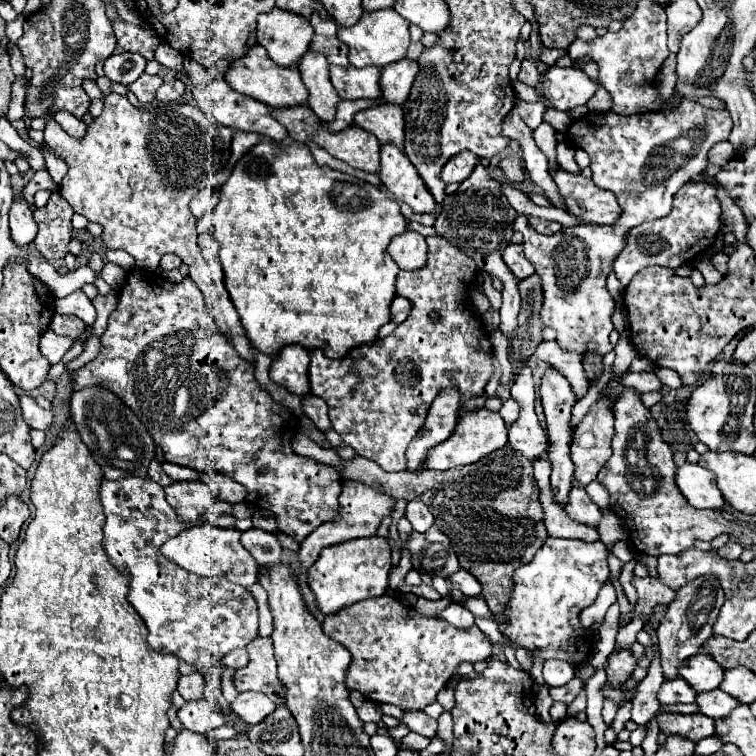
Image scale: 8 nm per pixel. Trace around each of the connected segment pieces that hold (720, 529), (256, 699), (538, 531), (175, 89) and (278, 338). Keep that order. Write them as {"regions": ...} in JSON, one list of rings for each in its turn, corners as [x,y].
{"regions":[[[[623,376],[611,378],[609,388],[615,392],[615,436],[613,456],[599,472],[597,480],[611,494],[611,510],[631,532],[631,546],[649,556],[679,554],[693,546],[695,540],[713,540],[727,532],[735,534],[735,522],[721,516],[719,510],[697,510],[689,506],[685,496],[675,484],[675,462],[673,452],[659,434],[655,418],[649,408],[643,406],[641,394],[633,388],[623,386]]],[[[241,692],[231,702],[231,710],[235,710],[239,714],[239,718],[249,722],[251,726],[259,724],[275,708],[277,706],[275,706],[275,702],[271,702],[271,698],[267,698],[265,694],[255,694],[255,692]]],[[[503,446],[475,464],[447,472],[383,472],[375,462],[355,456],[351,462],[343,462],[341,476],[363,482],[395,500],[423,500],[435,516],[435,526],[451,540],[461,568],[469,570],[481,582],[481,596],[493,614],[507,608],[511,586],[515,586],[511,574],[519,566],[531,562],[535,550],[549,538],[547,528],[543,526],[543,506],[531,478],[531,460],[517,450],[511,450],[511,446]]],[[[169,80],[169,82],[163,82],[163,86],[157,90],[157,100],[175,102],[183,96],[183,92],[185,92],[185,84],[181,80]]],[[[261,140],[257,146],[253,146],[247,154],[243,154],[237,164],[233,166],[229,180],[221,186],[219,192],[219,202],[213,210],[213,228],[215,228],[215,238],[219,240],[219,260],[225,272],[225,288],[231,296],[233,306],[237,308],[237,314],[241,318],[241,324],[247,332],[249,342],[261,350],[263,354],[277,354],[285,344],[301,344],[307,350],[321,348],[329,358],[343,358],[351,348],[359,344],[367,344],[377,340],[377,330],[381,324],[387,324],[391,314],[389,314],[389,304],[395,298],[395,276],[399,272],[399,266],[395,266],[395,260],[387,254],[387,246],[393,236],[401,234],[407,228],[405,216],[401,216],[399,204],[391,200],[383,190],[377,190],[375,186],[367,182],[359,182],[357,178],[343,174],[339,170],[333,170],[329,166],[319,166],[309,150],[307,144],[297,144],[293,142],[287,146],[287,150],[281,150],[275,156],[275,142],[273,140]]]]}

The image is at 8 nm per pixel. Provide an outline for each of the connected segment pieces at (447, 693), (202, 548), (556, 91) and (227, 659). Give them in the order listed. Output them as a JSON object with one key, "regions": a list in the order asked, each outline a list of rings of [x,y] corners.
{"regions":[[[[445,686],[439,694],[437,694],[437,702],[445,708],[445,710],[451,710],[453,708],[453,686]]],[[[195,524],[177,536],[169,538],[161,546],[161,554],[175,562],[177,566],[185,568],[187,572],[199,574],[199,576],[211,576],[211,578],[227,578],[229,582],[241,584],[249,588],[259,580],[259,566],[251,558],[251,554],[241,546],[239,542],[241,532],[233,528],[219,528],[213,524]]],[[[551,66],[543,76],[543,88],[547,100],[553,108],[561,112],[571,112],[577,106],[585,106],[595,94],[597,84],[579,68],[559,68]]],[[[241,648],[241,650],[231,650],[231,654],[225,654],[223,656],[223,666],[229,666],[229,668],[243,668],[247,664],[247,650]]]]}

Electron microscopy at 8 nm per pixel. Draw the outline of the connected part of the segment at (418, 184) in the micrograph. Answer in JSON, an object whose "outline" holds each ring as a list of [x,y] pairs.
{"outline":[[[393,144],[381,146],[381,170],[379,178],[385,188],[401,202],[413,208],[413,212],[437,212],[437,202],[409,158]]]}

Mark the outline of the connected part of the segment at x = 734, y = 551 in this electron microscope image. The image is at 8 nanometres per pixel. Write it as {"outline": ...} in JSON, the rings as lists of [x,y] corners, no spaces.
{"outline":[[[731,540],[731,542],[727,542],[723,548],[719,548],[717,552],[719,552],[723,558],[731,558],[731,560],[737,560],[737,558],[741,556],[741,552],[743,552],[743,546],[741,546],[739,542],[733,542],[733,540]]]}

